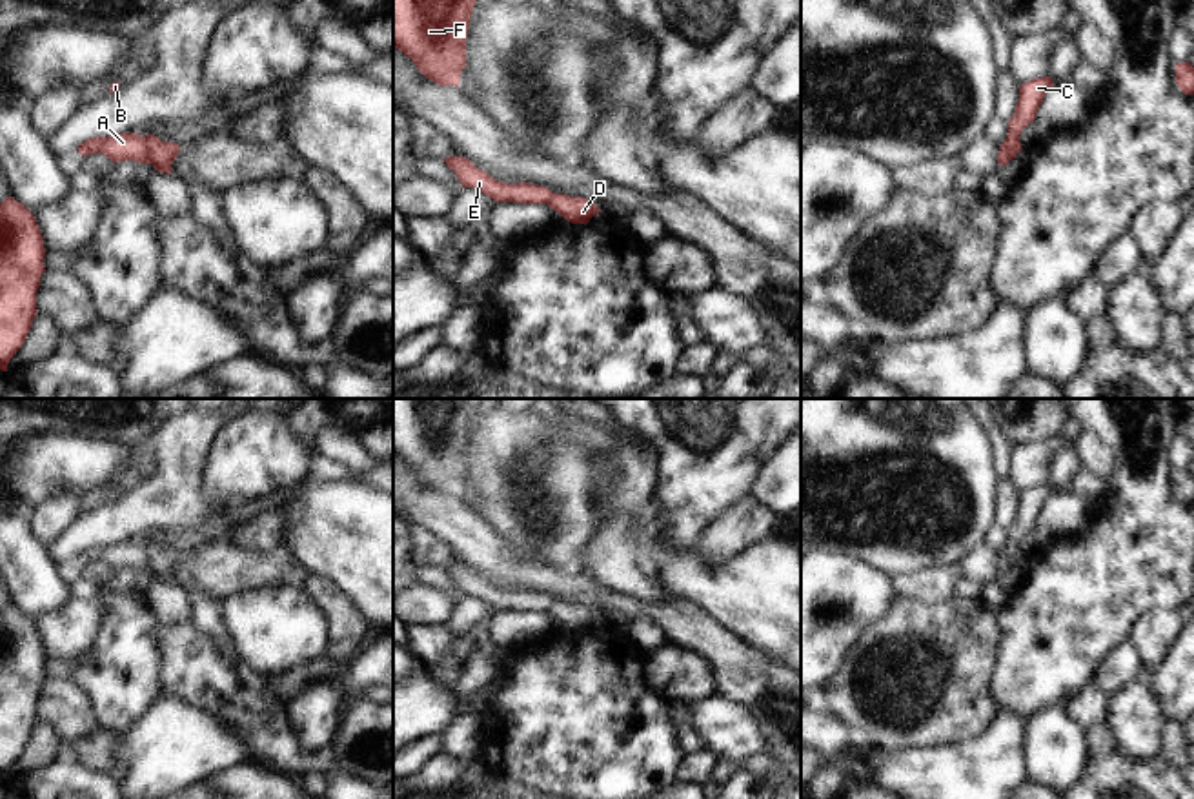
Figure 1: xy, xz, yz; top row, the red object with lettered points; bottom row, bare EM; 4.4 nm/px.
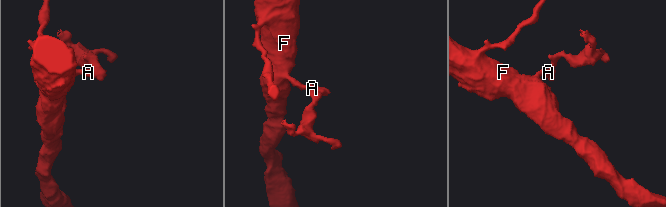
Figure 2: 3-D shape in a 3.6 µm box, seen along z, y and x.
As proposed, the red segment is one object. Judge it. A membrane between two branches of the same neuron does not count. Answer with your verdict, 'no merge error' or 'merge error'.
merge error

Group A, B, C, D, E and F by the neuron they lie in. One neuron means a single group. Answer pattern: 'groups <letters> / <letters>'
groups A E F / B C D

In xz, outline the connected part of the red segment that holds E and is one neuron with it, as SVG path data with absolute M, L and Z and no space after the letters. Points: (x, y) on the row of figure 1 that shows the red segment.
M464 157L444 158L450 169L455 171L462 187L473 187L495 202L517 202L517 204L548 204L555 195L544 186L535 186L528 182L504 184L491 178L486 171L473 166Z

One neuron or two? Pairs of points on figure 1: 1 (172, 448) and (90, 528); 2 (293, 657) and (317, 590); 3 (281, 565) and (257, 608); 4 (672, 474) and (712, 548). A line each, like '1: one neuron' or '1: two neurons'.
1: one neuron
2: two neurons
3: two neurons
4: two neurons

